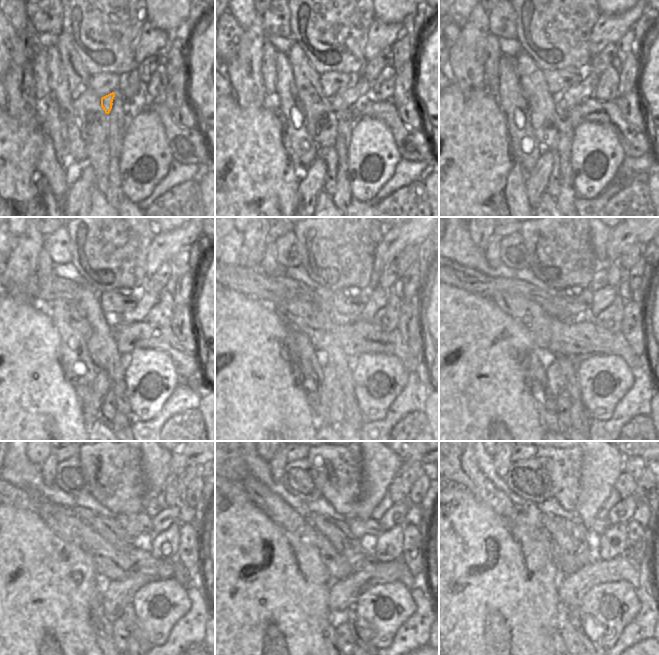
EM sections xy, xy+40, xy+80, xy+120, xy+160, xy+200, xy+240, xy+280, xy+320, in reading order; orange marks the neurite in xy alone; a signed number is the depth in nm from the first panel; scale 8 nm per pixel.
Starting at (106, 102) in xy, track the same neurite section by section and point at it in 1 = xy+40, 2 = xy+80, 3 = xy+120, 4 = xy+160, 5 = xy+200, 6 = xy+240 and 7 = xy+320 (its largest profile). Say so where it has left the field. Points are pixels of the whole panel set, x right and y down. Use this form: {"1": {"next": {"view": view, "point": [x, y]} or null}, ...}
{"1": {"next": {"view": "xy+40", "point": [345, 98]}}, "2": {"next": {"view": "xy+80", "point": [567, 99]}}, "3": {"next": {"view": "xy+120", "point": [138, 313]}}, "4": {"next": {"view": "xy+160", "point": [377, 299]}}, "5": {"next": {"view": "xy+200", "point": [604, 296]}}, "6": {"next": {"view": "xy+240", "point": [162, 521]}}, "7": {"next": {"view": "xy+320", "point": [621, 513]}}}

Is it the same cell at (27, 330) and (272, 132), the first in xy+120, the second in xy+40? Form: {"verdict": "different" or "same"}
{"verdict": "same"}

